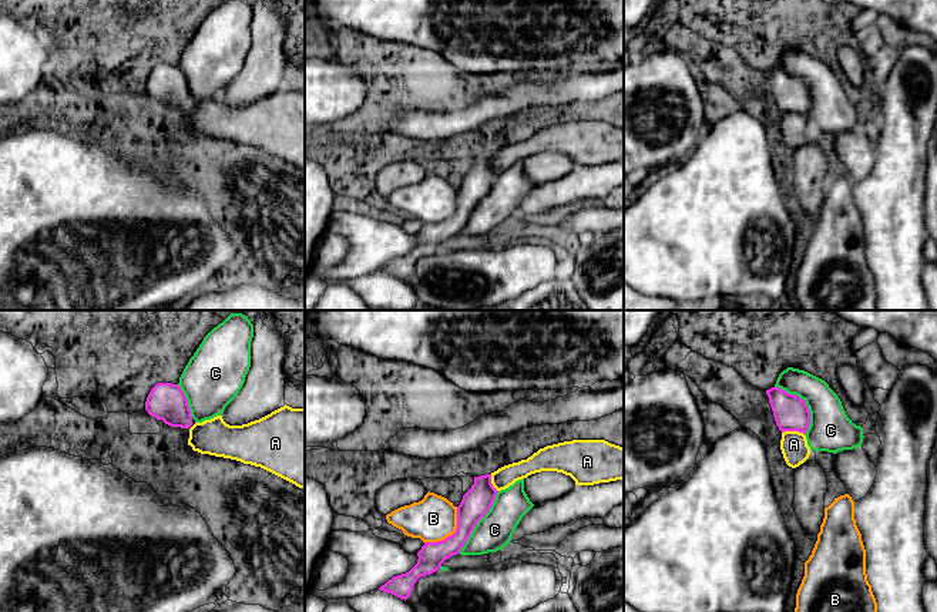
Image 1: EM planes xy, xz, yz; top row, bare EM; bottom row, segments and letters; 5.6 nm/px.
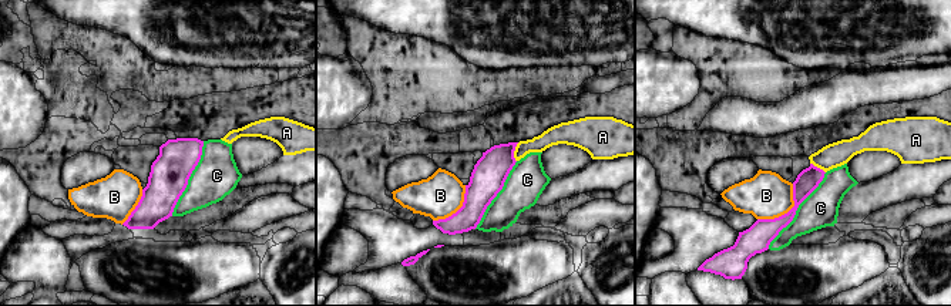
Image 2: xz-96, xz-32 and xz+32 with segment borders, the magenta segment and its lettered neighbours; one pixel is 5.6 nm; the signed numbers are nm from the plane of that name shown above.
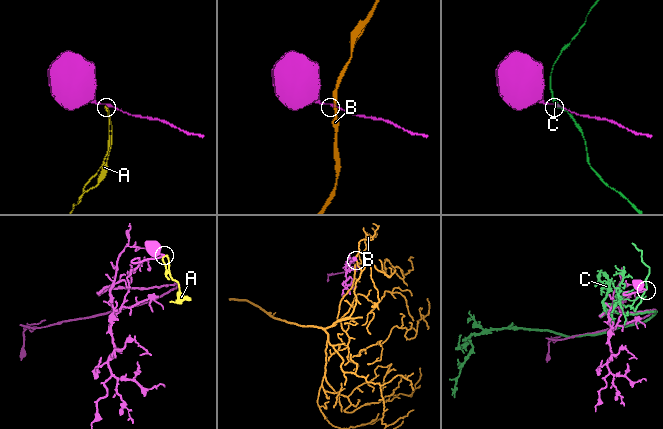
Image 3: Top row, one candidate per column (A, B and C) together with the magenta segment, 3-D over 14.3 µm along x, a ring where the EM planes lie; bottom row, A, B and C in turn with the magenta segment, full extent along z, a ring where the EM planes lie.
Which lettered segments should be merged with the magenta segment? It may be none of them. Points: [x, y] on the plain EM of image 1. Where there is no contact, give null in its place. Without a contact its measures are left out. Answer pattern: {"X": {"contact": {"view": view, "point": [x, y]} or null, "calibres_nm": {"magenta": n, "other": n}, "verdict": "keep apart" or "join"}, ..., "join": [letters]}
{"A": {"contact": {"view": "yz", "point": [793, 111]}, "calibres_nm": {"magenta": 200, "other": 160}, "verdict": "keep apart"}, "B": {"contact": {"view": "xz", "point": [453, 215]}, "calibres_nm": {"magenta": 170, "other": 260}, "verdict": "keep apart"}, "C": {"contact": {"view": "yz", "point": [805, 86]}, "calibres_nm": {"magenta": 200, "other": 240}, "verdict": "keep apart"}, "join": []}

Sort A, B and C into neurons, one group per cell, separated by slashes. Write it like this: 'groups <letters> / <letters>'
groups A / B / C

